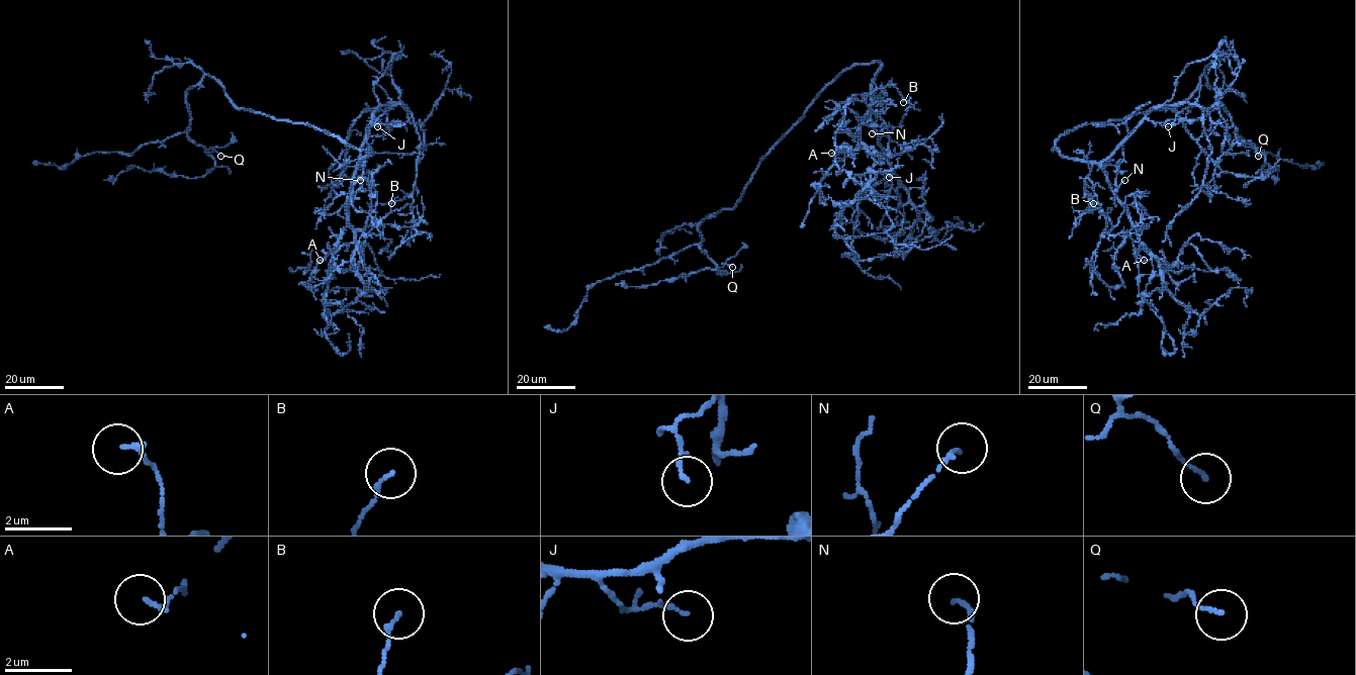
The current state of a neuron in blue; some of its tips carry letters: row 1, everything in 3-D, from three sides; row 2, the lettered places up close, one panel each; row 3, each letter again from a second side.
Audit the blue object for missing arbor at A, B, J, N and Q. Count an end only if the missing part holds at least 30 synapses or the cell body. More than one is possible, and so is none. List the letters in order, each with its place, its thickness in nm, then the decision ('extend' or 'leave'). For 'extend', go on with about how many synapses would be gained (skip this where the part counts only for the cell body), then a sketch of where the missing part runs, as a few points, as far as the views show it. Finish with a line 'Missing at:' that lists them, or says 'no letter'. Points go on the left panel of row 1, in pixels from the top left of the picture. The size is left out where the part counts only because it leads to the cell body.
A: at (320, 260); 140 nm thick; leave
B: at (391, 203); 120 nm thick; leave
J: at (377, 126); 110 nm thick; leave
N: at (360, 180); 130 nm thick; leave
Q: at (220, 156); 110 nm thick; leave
Missing at: no letter

